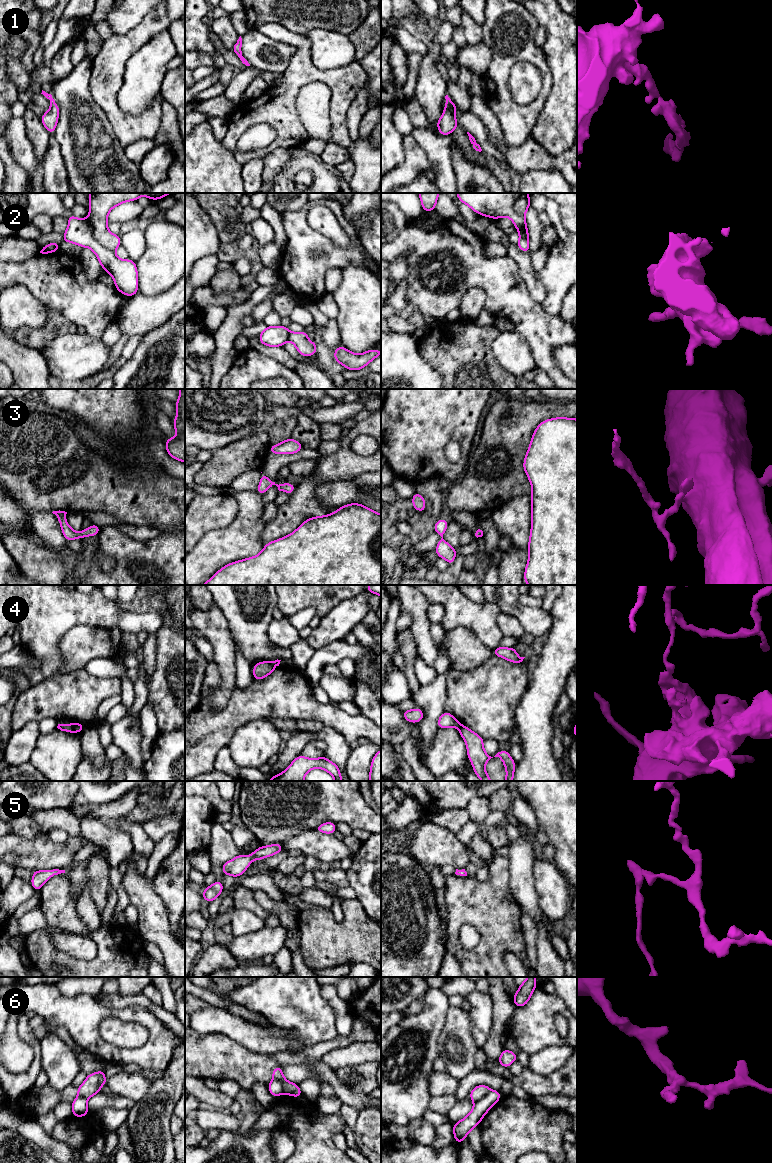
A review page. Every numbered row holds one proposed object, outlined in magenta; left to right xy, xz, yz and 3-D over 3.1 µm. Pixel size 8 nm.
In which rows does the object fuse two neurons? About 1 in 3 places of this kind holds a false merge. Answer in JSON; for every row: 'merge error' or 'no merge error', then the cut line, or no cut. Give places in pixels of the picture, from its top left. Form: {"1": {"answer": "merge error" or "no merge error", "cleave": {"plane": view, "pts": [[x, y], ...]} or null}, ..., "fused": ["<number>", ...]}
{"1": {"answer": "no merge error", "cleave": null}, "2": {"answer": "merge error", "cleave": {"plane": "xy", "pts": [[87, 218], [92, 228], [93, 237], [100, 244], [114, 251]]}}, "3": {"answer": "no merge error", "cleave": null}, "4": {"answer": "merge error", "cleave": {"plane": "xy", "pts": [[72, 723], [77, 732]]}}, "5": {"answer": "no merge error", "cleave": null}, "6": {"answer": "merge error", "cleave": {"plane": "xz", "pts": [[273, 1077], [281, 1082], [284, 1092]]}}, "fused": ["2", "4", "6"]}

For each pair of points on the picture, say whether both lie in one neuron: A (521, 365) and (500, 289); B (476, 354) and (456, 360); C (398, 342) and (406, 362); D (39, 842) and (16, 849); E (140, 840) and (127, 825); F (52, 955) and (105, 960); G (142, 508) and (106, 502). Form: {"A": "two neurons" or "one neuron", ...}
{"A": "two neurons", "B": "one neuron", "C": "one neuron", "D": "one neuron", "E": "one neuron", "F": "one neuron", "G": "one neuron"}

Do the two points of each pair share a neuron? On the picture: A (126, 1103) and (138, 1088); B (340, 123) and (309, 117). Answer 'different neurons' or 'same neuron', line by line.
A: different neurons
B: different neurons

